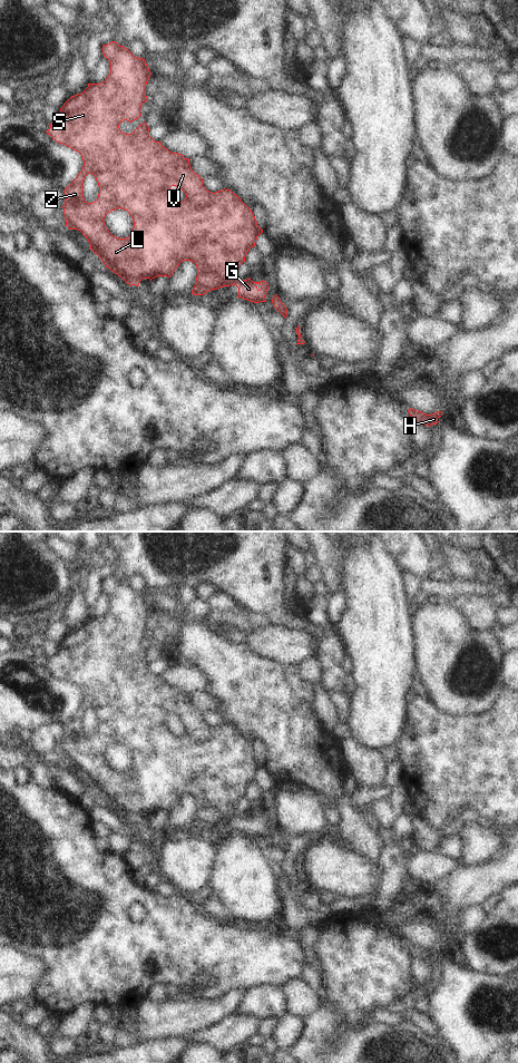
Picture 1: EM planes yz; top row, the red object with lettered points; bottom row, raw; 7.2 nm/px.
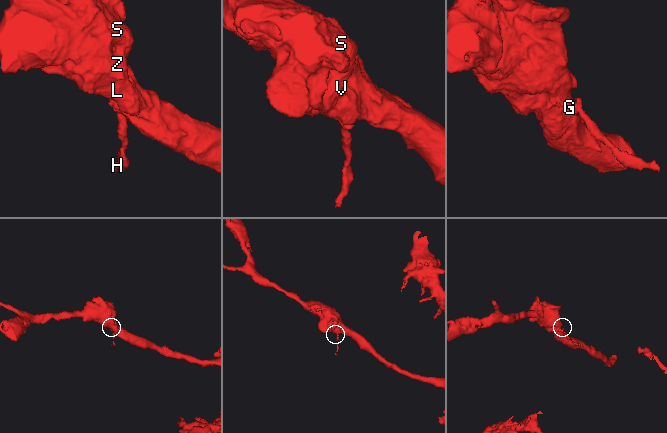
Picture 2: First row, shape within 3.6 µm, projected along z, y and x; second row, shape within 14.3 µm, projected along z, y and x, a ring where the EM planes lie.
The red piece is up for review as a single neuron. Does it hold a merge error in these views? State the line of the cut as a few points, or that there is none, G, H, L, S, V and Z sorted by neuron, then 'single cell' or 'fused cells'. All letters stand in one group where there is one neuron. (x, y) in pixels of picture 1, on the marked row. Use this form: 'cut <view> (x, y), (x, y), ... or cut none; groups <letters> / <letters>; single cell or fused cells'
cut yz (240, 279), (226, 285); groups G H / L S V Z; fused cells

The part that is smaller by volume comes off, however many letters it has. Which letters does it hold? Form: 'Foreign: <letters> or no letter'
Foreign: G, H.

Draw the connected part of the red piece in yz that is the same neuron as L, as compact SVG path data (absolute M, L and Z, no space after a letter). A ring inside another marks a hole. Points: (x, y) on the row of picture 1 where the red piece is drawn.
M115 41L109 42L108 45L102 45L102 55L110 62L110 74L101 84L88 84L88 87L78 95L71 96L60 108L61 115L60 117L50 124L50 128L46 131L48 135L52 137L57 143L66 145L74 150L78 152L81 155L84 160L84 166L81 172L77 175L77 177L72 181L72 183L67 186L63 191L66 194L66 201L62 206L63 214L66 218L66 226L69 230L78 230L82 233L82 235L88 240L90 250L96 253L111 272L120 276L127 284L138 286L143 279L149 279L150 281L157 276L167 276L170 277L174 271L179 266L183 261L190 261L196 264L197 267L197 276L195 281L195 285L192 290L192 294L194 295L204 295L211 290L217 290L219 287L227 286L228 284L234 284L236 281L241 280L238 277L238 266L245 262L245 256L251 247L255 246L257 236L263 233L263 230L257 225L255 216L252 209L246 206L241 198L234 194L231 189L222 189L215 193L207 191L203 186L203 178L199 177L198 174L194 173L190 165L189 158L185 158L182 154L172 153L167 148L165 148L160 142L155 142L149 135L149 127L144 121L140 124L131 134L125 134L120 130L119 125L127 120L129 123L138 119L140 114L141 105L148 100L146 96L146 85L150 77L149 68L143 58L135 57L127 48L118 45ZM88 174L92 174L99 186L99 194L95 202L88 203L84 198L84 181ZM172 186L176 186L180 188L186 197L183 202L176 202L169 195L169 189ZM118 208L127 211L133 221L134 227L131 234L126 238L119 238L114 236L105 224L105 216L111 211L116 211Z

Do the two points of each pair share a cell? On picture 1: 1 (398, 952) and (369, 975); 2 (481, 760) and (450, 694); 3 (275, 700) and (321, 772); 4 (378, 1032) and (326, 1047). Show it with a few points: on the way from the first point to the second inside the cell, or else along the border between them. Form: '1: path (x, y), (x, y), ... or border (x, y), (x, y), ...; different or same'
1: path (391, 956), (387, 957), (375, 968); same
2: border (436, 705), (451, 715), (476, 715), (486, 711); different
3: path (283, 718), (295, 742), (308, 754); same
4: path (365, 1044), (362, 1047), (339, 1047); same

